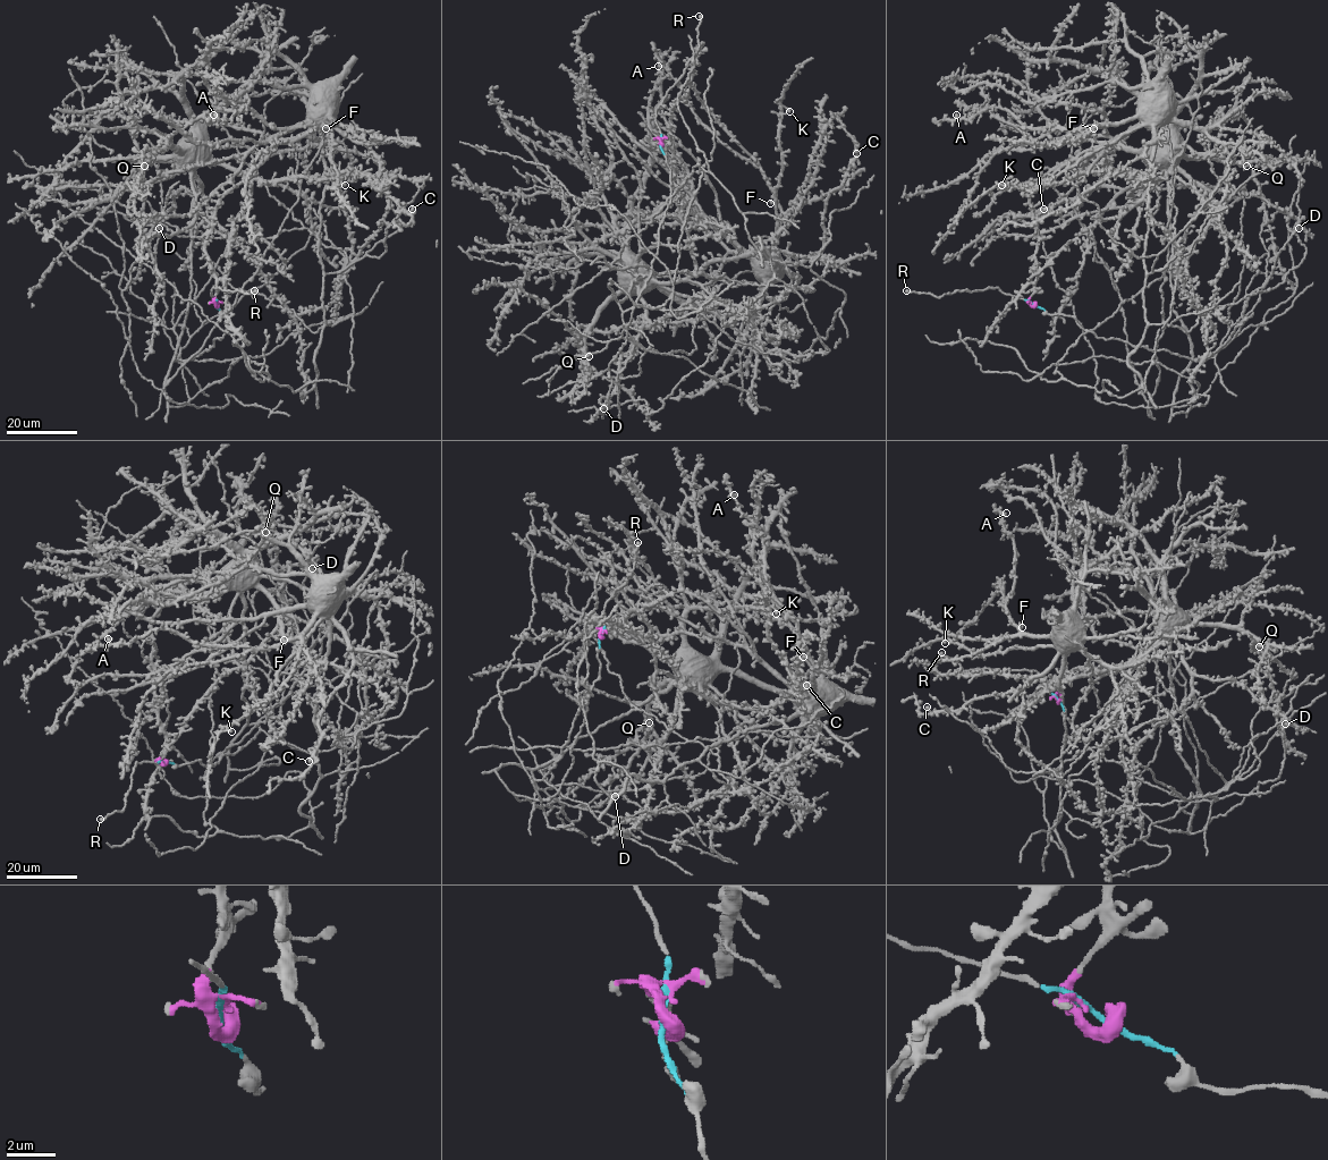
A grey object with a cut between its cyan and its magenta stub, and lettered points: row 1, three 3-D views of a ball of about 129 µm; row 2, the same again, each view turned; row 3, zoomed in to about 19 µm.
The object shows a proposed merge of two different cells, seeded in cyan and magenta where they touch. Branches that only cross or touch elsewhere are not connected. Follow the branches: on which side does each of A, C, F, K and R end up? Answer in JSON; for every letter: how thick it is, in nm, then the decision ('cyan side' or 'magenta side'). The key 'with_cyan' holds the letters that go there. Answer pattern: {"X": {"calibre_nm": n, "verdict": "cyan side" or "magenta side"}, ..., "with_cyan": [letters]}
{"A": {"calibre_nm": 550, "verdict": "magenta side"}, "C": {"calibre_nm": 480, "verdict": "magenta side"}, "F": {"calibre_nm": 480, "verdict": "magenta side"}, "K": {"calibre_nm": 420, "verdict": "magenta side"}, "R": {"calibre_nm": 500, "verdict": "cyan side"}, "with_cyan": ["R"]}

